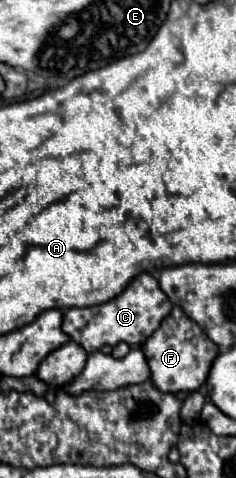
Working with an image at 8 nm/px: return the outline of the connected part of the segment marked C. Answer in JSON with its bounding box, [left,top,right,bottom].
[62,273,174,353]

